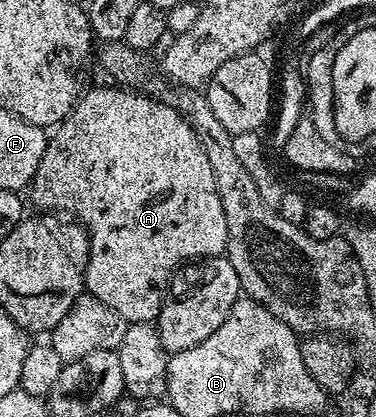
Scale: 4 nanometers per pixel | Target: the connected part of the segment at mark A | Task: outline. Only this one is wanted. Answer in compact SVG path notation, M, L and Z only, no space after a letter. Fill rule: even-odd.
M121 86L109 87L113 88L90 87L77 101L69 117L48 137L43 150L43 162L39 162L39 170L35 170L31 193L33 192L35 207L62 208L65 212L74 212L81 219L81 224L89 235L89 265L83 268L84 291L99 298L99 302L111 306L111 310L115 310L128 323L147 324L156 321L159 310L167 299L171 277L182 265L198 258L224 253L227 242L227 218L223 218L223 202L219 202L219 190L215 190L215 174L211 174L211 162L207 162L207 154L203 154L203 146L188 122L174 108L162 104L160 99L153 97L152 100L149 96L140 96L137 93L140 91L126 90Z

